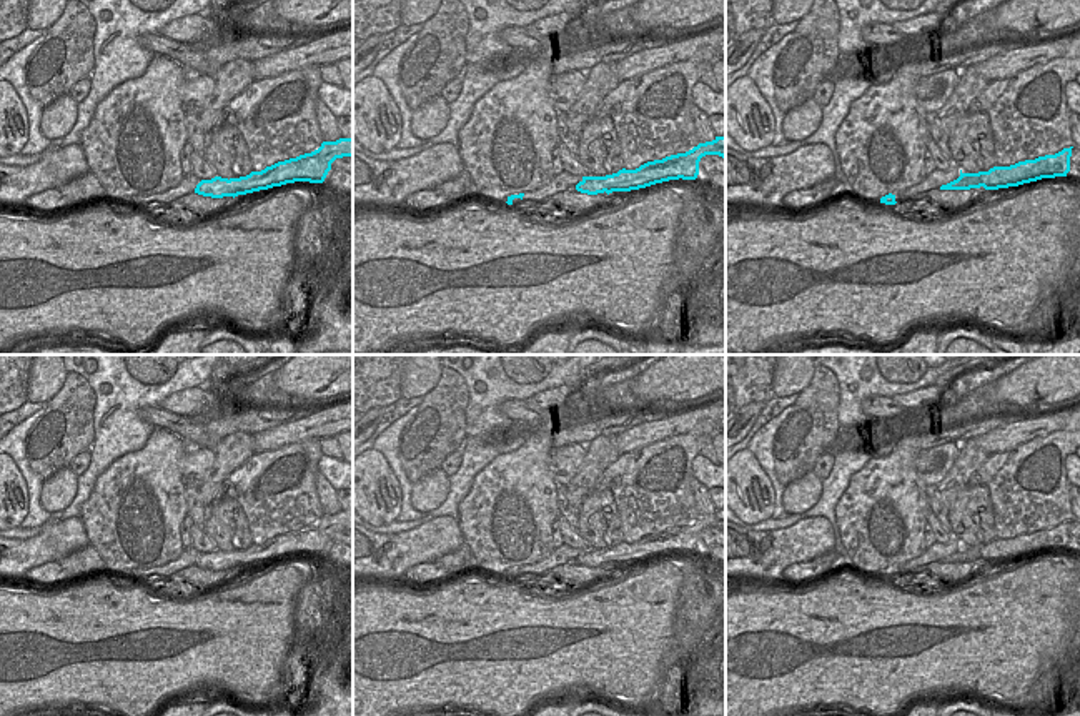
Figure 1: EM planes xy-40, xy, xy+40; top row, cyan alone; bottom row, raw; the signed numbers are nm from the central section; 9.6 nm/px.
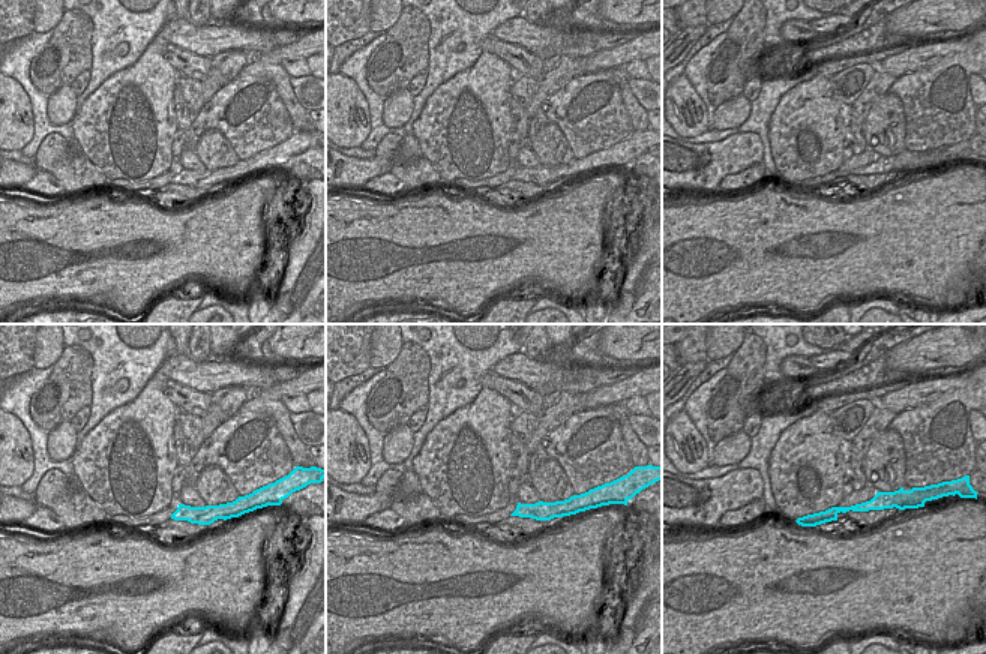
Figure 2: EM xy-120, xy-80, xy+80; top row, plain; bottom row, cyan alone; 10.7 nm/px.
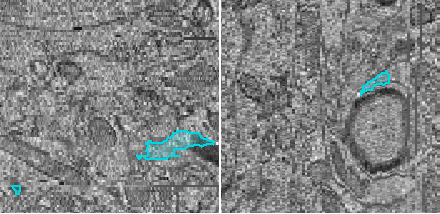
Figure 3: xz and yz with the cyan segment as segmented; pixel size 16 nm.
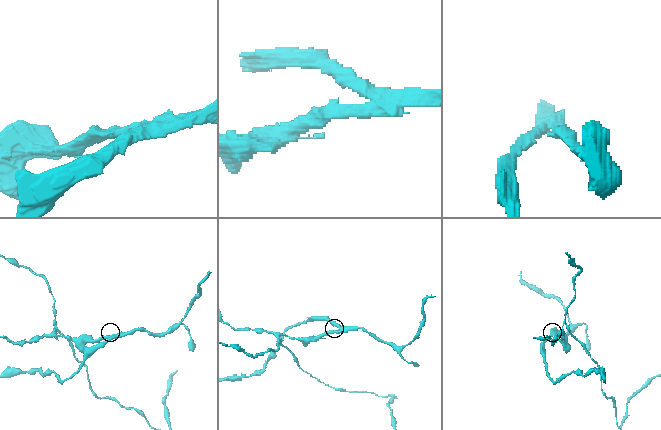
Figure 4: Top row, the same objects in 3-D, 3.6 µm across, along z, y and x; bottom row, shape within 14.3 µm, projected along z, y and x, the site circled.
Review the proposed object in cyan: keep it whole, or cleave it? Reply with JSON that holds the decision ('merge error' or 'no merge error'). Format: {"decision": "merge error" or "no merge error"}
{"decision": "merge error"}

